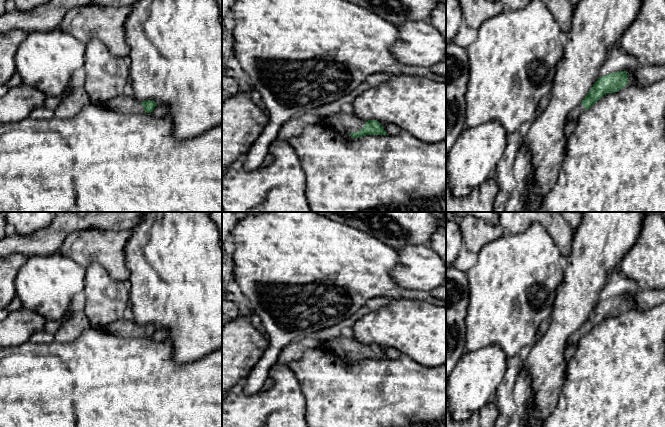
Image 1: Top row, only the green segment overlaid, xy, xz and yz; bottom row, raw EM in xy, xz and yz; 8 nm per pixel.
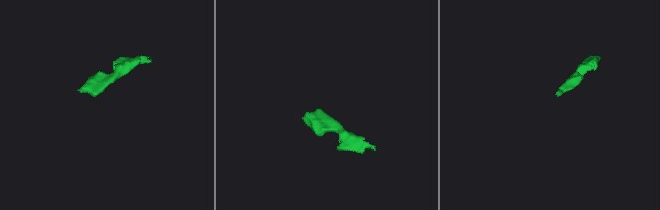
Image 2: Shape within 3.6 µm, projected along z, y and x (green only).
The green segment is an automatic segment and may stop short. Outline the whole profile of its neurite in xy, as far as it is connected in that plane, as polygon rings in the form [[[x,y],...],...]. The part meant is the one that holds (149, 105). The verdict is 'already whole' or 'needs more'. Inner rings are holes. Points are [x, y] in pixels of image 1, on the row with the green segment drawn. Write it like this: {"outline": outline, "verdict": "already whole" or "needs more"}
{"outline": [[[119,96],[114,99],[109,100],[105,107],[122,114],[144,114],[151,113],[157,103],[152,100],[140,102],[136,100],[133,96]]], "verdict": "needs more"}

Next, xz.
{"outline": [[[338,112],[328,115],[329,124],[339,132],[351,131],[352,138],[366,135],[388,135],[377,120],[362,120],[354,112],[352,114]]], "verdict": "needs more"}

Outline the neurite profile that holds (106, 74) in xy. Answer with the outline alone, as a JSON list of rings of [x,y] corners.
[[[95,39],[85,45],[83,67],[86,72],[86,79],[83,87],[93,104],[105,105],[109,100],[123,95],[124,87],[130,77],[129,67],[124,58],[112,54],[102,41]]]

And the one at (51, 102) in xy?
[[[70,83],[62,95],[60,95],[60,96],[47,96],[45,101],[44,101],[43,106],[49,110],[55,111],[56,108],[61,103],[61,101],[72,92],[73,88],[74,88],[74,86]]]

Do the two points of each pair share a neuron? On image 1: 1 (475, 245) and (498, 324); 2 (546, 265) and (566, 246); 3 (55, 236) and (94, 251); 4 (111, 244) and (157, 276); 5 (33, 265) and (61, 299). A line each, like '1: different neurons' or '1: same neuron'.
1: different neurons
2: different neurons
3: different neurons
4: different neurons
5: same neuron

